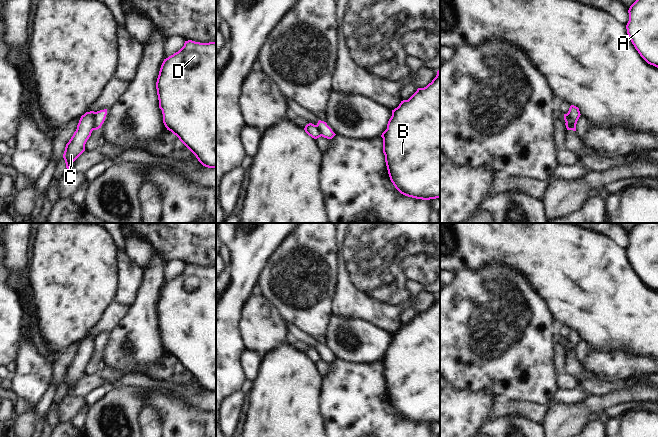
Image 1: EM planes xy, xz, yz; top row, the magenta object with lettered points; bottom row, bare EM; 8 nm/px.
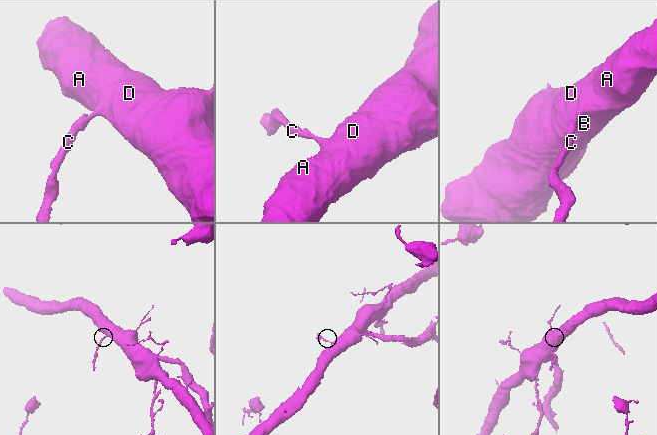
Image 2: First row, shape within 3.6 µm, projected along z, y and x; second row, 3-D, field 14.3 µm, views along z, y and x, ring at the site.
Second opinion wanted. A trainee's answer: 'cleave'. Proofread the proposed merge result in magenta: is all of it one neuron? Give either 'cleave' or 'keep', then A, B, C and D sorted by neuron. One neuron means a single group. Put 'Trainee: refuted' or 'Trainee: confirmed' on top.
Trainee: confirmed
cleave | A B D / C

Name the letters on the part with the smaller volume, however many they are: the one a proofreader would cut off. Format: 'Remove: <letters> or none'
Remove: C

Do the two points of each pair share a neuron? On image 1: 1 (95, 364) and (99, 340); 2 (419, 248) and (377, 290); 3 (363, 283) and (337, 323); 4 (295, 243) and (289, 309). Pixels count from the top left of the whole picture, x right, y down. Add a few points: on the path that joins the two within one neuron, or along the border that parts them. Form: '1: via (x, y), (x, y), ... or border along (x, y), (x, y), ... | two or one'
1: via (96, 358), (98, 346) | one
2: via (409, 258), (387, 280) | one
3: border along (333, 314), (339, 317), (361, 318), (364, 320) | two
4: via (295, 259), (295, 293) | one

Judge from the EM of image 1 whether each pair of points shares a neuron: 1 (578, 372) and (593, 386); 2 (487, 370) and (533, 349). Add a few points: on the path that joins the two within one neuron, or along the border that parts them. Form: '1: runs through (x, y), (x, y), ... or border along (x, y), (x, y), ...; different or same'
1: runs through (581, 376), (589, 383); same
2: runs through (498, 359), (510, 349), (522, 349); same

